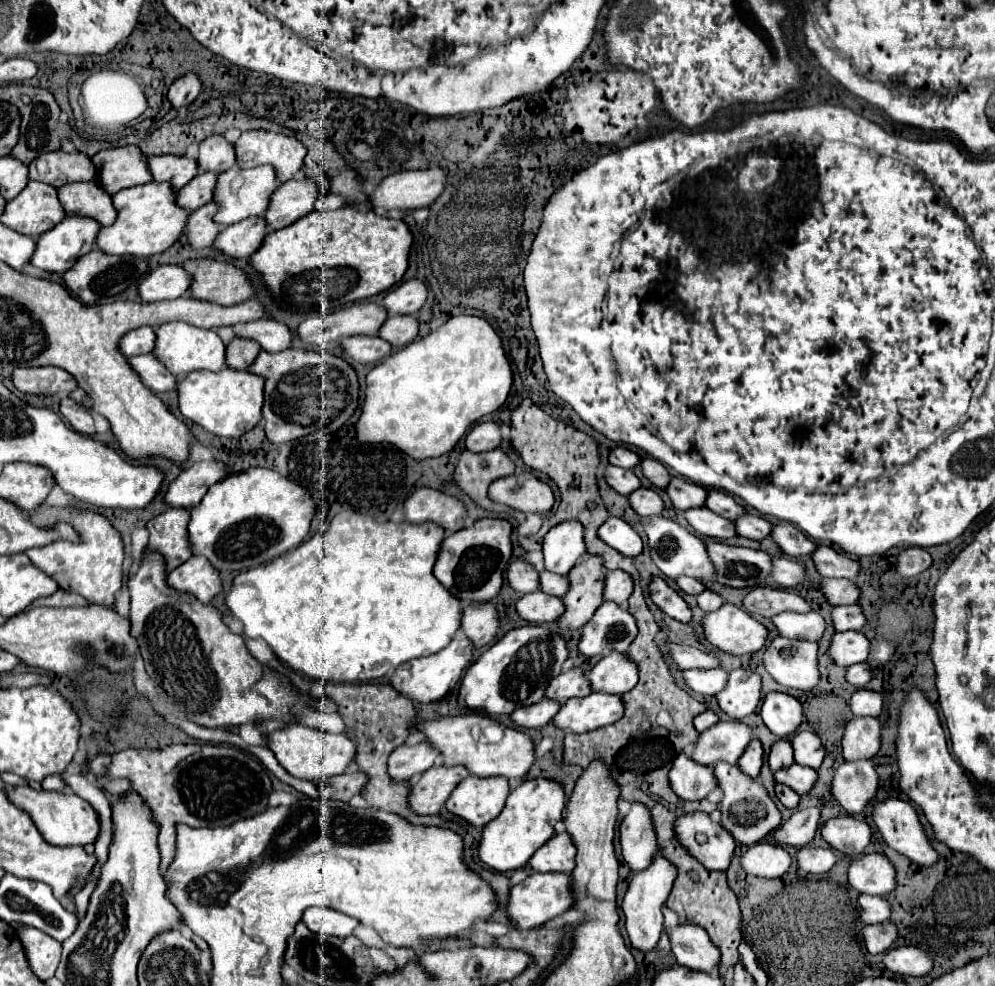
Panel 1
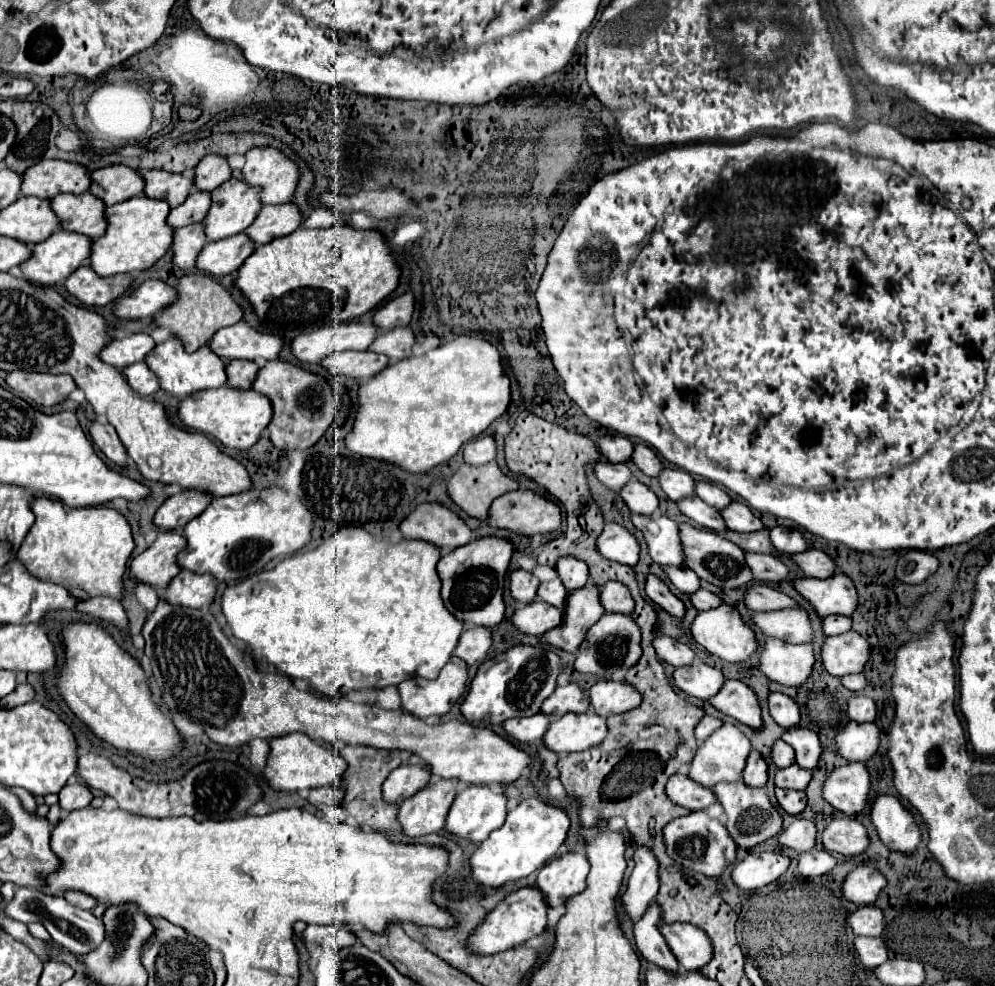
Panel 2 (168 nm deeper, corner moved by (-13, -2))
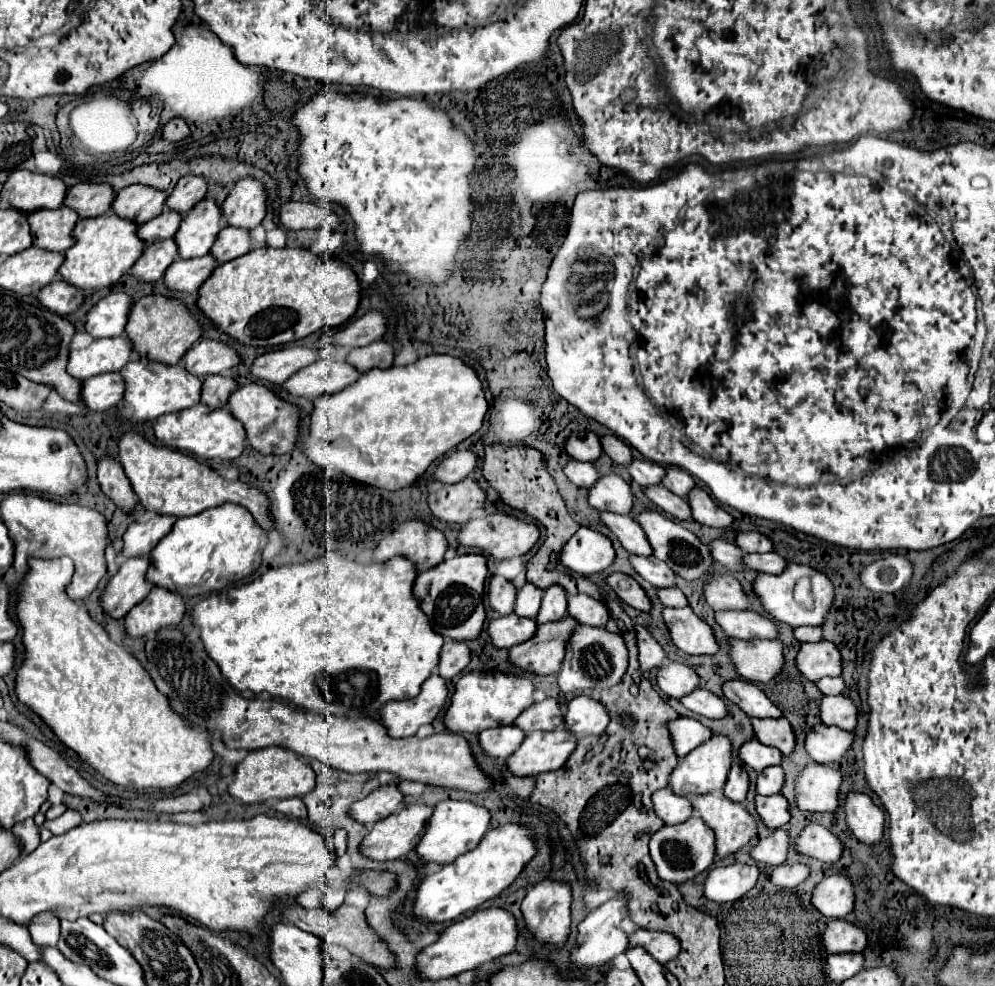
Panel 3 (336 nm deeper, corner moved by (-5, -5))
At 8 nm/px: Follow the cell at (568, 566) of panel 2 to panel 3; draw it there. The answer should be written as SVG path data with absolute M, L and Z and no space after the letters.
M554 583L544 593L542 609L540 609L536 621L538 621L538 625L548 623L548 621L558 621L566 613L566 609L568 609L568 593L562 585Z

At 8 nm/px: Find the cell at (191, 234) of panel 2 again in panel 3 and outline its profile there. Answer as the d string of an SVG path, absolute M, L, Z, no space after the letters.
M164 239L146 247L138 263L130 269L130 273L142 281L158 281L164 277L168 265L172 265L178 257L178 245L174 239Z

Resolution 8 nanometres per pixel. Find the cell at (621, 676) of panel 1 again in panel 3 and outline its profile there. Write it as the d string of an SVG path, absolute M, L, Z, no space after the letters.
M578 695L568 703L568 711L564 715L566 729L576 735L602 735L606 725L610 723L608 709L588 695Z

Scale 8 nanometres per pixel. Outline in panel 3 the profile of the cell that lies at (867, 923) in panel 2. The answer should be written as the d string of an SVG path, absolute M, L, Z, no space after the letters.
M846 919L828 921L822 933L822 941L828 953L854 953L868 947L866 931Z

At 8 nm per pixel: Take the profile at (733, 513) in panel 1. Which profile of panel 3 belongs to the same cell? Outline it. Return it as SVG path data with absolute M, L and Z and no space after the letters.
M668 469L668 475L662 481L662 485L682 499L686 499L686 495L690 495L690 491L696 487L694 479L682 469Z

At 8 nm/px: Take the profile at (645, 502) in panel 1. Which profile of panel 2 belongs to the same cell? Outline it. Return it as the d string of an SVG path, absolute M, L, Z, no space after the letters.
M630 480L630 484L624 484L618 494L624 500L624 504L630 508L630 512L636 514L652 514L658 506L656 494L638 480Z

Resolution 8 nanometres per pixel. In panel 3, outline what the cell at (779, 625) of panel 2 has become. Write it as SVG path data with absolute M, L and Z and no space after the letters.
M718 611L718 625L726 635L736 639L776 639L778 625L760 613L754 611Z

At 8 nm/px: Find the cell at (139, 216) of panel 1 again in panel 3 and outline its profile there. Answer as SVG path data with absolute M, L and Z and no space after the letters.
M114 211L90 219L80 219L72 231L76 245L70 247L70 251L64 251L66 259L60 267L62 279L84 291L108 287L120 281L120 277L130 271L130 267L140 259L142 251L146 249L146 241L140 239L136 231L136 223L116 215Z

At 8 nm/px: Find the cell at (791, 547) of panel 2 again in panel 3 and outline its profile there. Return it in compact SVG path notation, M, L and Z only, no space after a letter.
M756 531L738 533L736 545L738 545L745 554L764 553L764 549L766 549L766 551L774 551L774 543L772 543L768 537L764 537L762 533L756 533Z

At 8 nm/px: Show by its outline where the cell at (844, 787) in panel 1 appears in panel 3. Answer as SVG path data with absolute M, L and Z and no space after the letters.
M812 763L796 779L796 801L804 811L836 813L840 807L842 773L828 765Z

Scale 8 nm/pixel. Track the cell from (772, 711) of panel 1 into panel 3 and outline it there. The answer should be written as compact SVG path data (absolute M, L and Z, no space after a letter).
M726 681L724 683L724 697L732 703L740 705L742 711L746 711L750 717L756 719L780 719L782 711L760 691L756 685L748 681Z

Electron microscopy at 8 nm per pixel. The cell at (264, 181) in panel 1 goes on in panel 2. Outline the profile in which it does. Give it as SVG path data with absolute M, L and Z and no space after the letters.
M236 178L226 180L210 196L212 206L202 220L208 242L240 234L254 222L254 216L262 208L258 188L250 188L246 182Z

